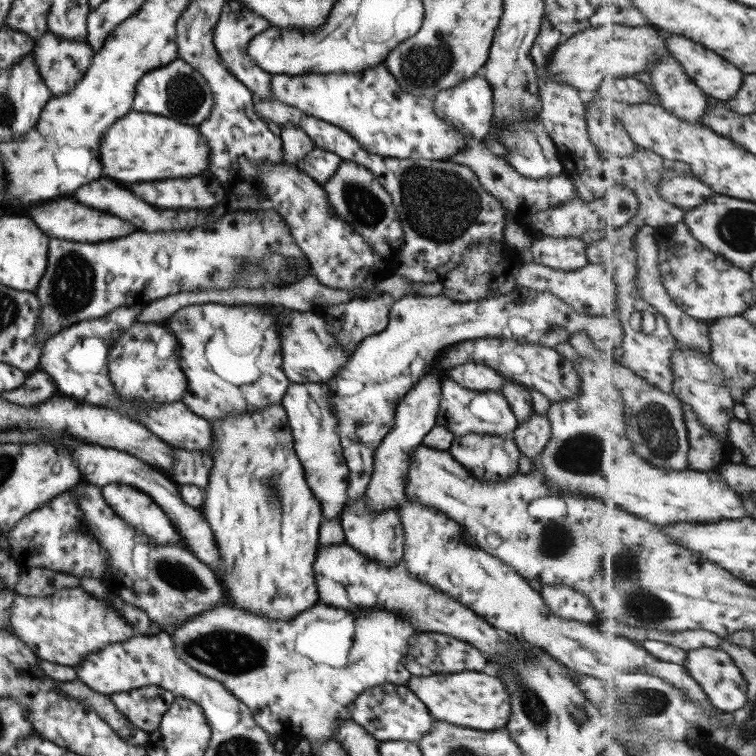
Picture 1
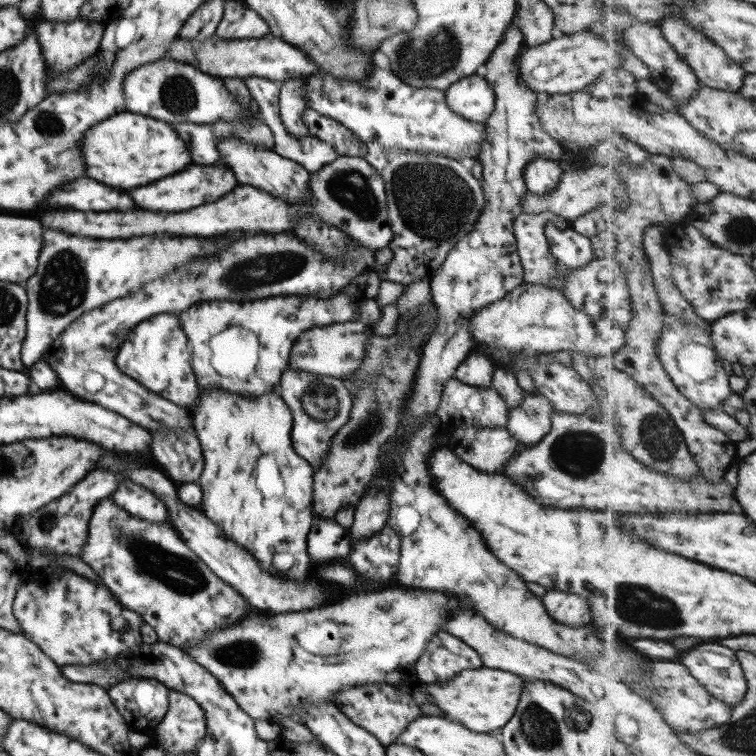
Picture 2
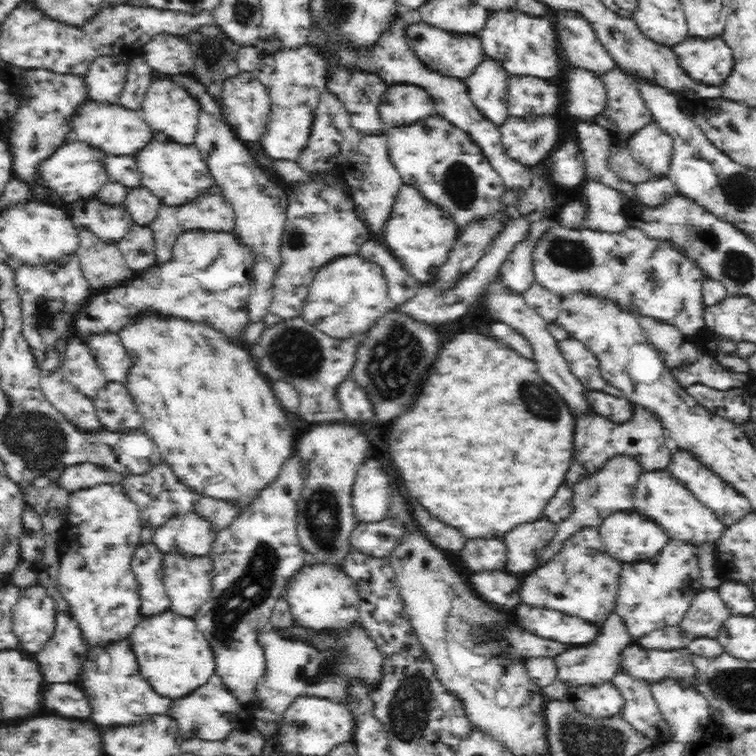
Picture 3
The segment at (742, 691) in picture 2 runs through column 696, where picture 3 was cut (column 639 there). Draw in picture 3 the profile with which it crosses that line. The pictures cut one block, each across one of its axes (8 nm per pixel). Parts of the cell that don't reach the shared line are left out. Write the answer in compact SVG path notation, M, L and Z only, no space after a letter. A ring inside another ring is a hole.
M630 645L630 648L624 650L622 667L628 668L632 676L650 682L671 675L672 678L687 679L687 682L692 683L694 669L689 665L686 654L688 654L687 649L664 652Z

